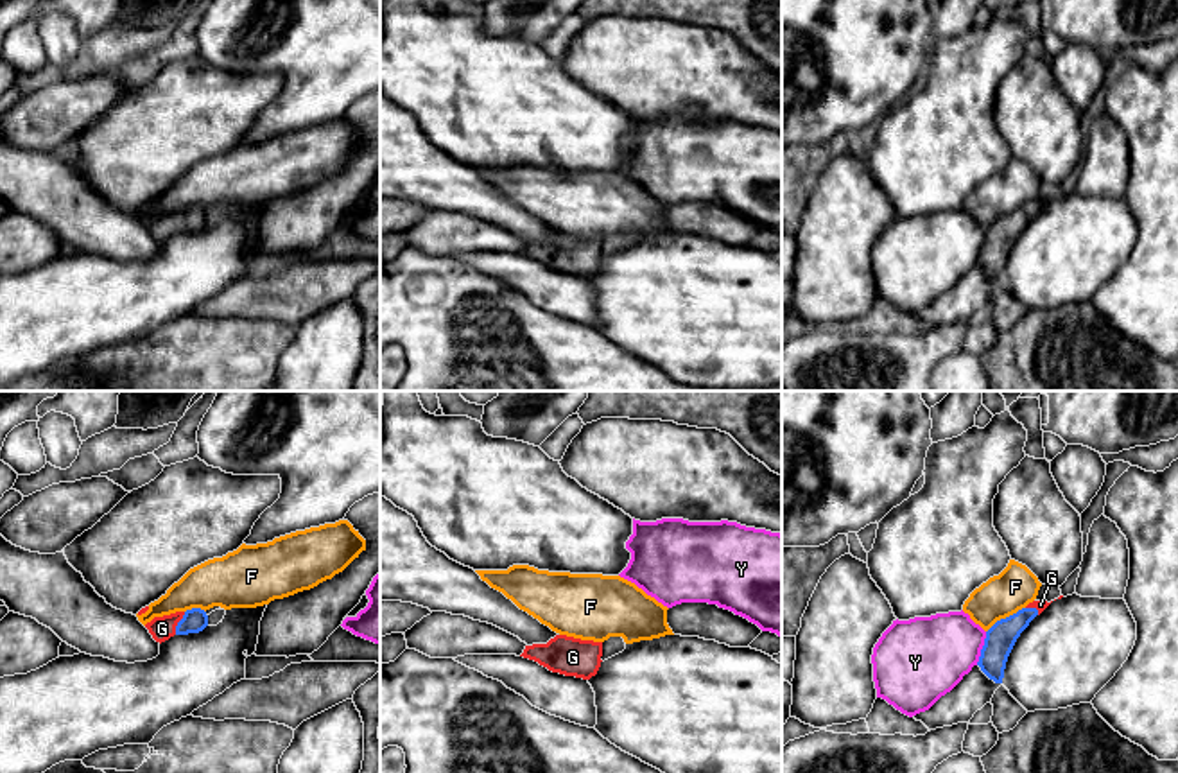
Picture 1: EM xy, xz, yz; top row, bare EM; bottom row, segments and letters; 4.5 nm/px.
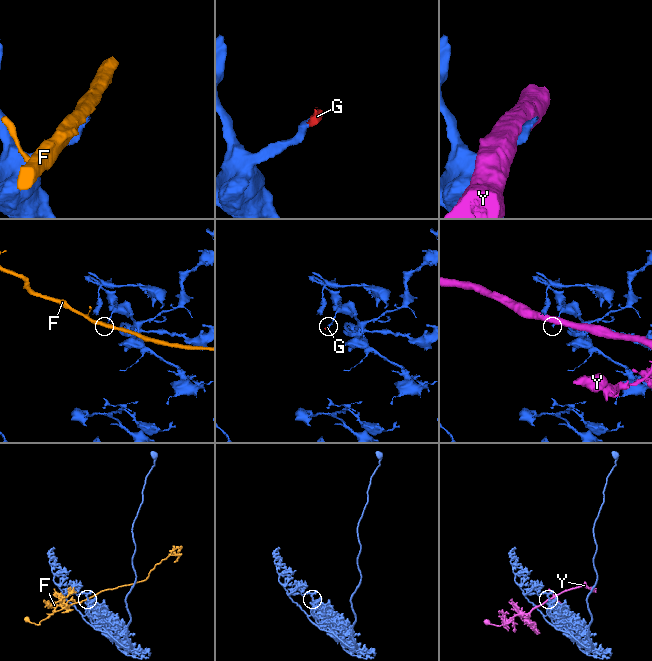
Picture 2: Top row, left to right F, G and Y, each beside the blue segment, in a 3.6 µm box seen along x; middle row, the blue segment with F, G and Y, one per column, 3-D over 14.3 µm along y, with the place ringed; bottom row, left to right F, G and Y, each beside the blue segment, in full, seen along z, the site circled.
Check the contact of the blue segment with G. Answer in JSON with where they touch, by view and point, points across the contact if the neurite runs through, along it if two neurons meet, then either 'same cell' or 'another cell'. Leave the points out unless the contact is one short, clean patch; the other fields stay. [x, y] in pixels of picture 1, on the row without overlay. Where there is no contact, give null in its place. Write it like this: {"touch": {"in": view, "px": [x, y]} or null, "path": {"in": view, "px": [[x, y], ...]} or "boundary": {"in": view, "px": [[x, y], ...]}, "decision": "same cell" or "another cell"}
{"touch": {"in": "xy", "px": [178, 221]}, "path": {"in": "xy", "px": [[196, 217], [178, 221], [162, 226]]}, "decision": "same cell"}

